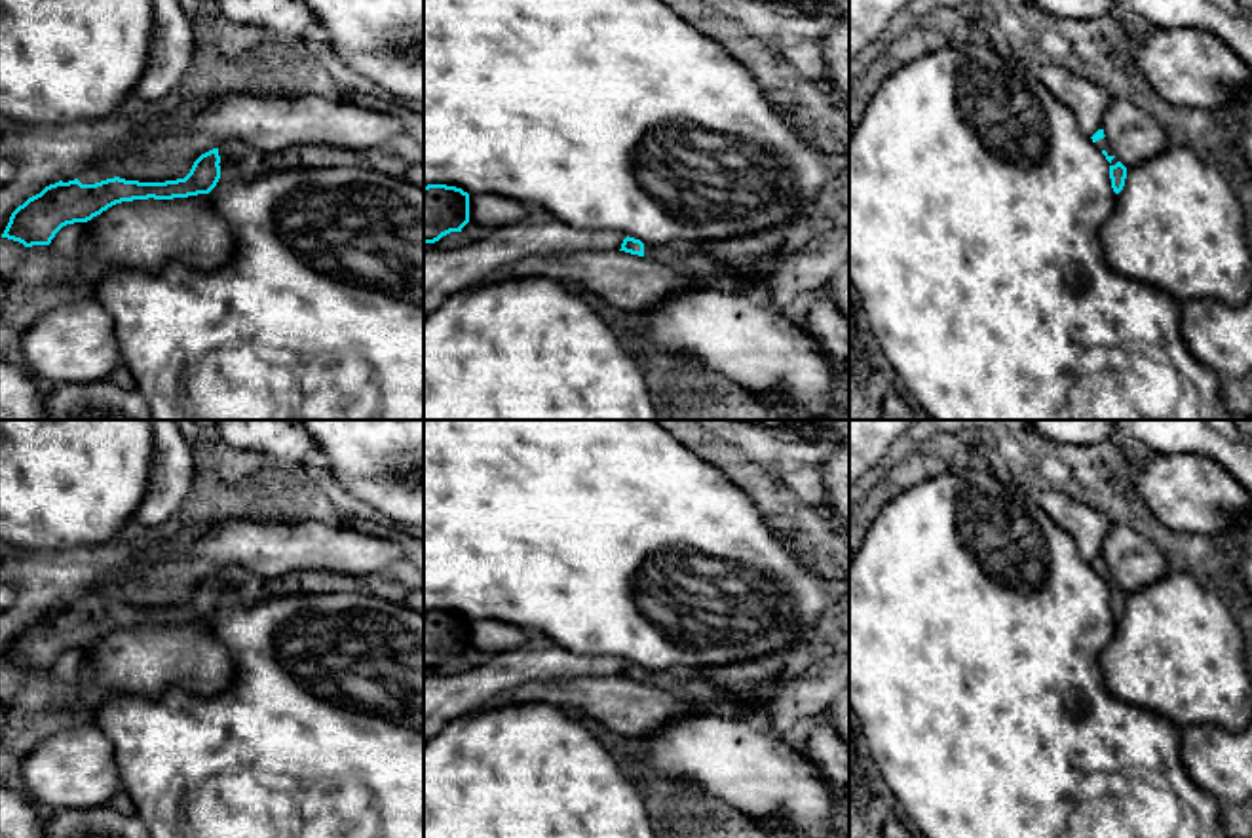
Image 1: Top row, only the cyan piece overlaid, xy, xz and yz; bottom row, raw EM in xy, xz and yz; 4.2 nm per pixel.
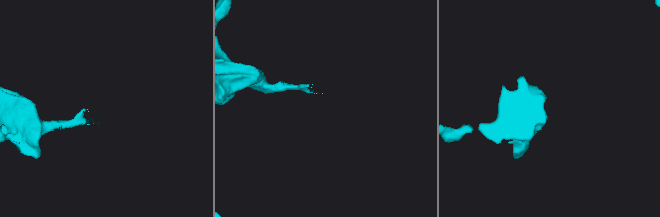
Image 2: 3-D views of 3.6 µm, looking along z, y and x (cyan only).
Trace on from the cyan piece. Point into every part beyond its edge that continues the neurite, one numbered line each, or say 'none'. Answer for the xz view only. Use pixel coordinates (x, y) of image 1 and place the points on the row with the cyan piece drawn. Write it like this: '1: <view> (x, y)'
1: xz (755, 251)

